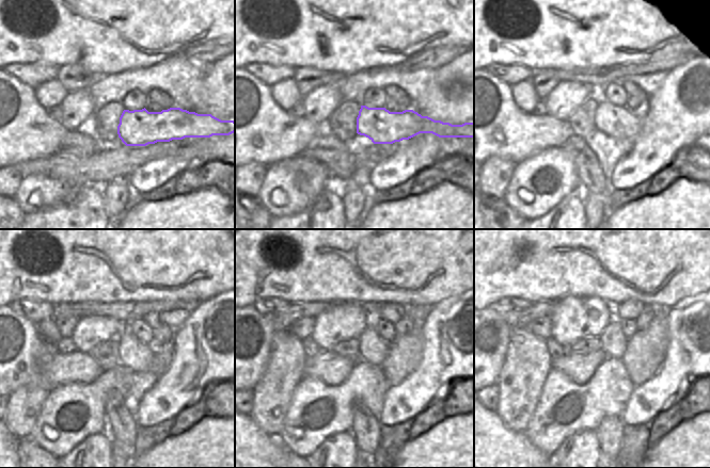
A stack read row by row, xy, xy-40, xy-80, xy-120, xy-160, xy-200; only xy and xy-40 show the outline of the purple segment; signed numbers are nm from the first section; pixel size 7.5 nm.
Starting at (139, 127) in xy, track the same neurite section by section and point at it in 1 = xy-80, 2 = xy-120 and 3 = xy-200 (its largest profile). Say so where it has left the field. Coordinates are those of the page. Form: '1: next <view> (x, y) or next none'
1: next xy-80 (615, 120)
2: next xy-120 (137, 356)
3: next xy-200 (613, 341)

